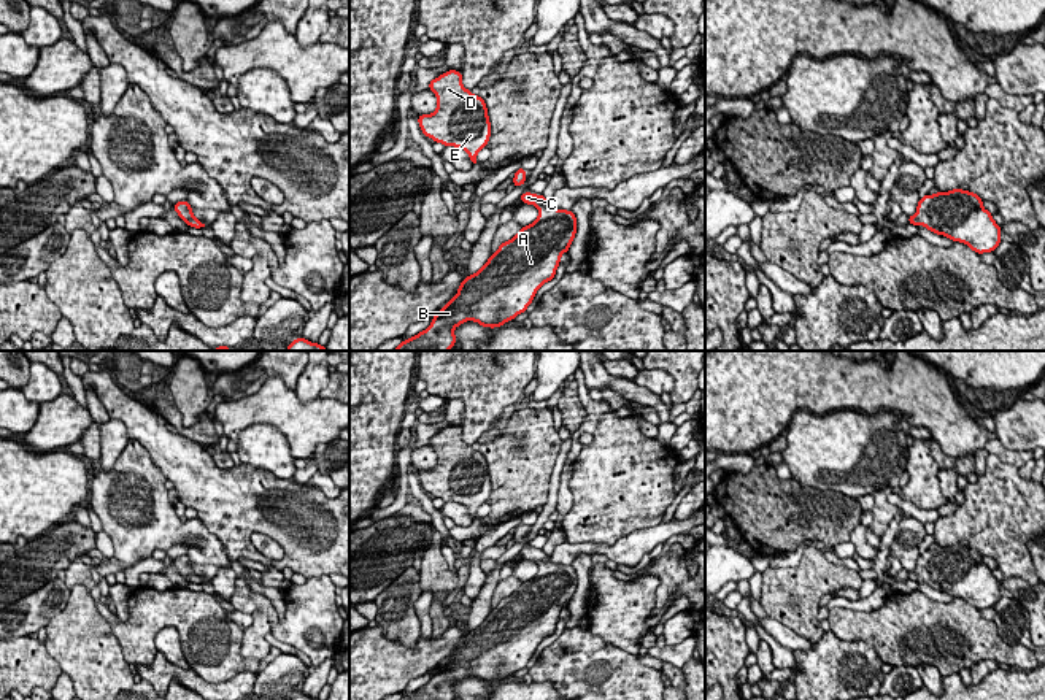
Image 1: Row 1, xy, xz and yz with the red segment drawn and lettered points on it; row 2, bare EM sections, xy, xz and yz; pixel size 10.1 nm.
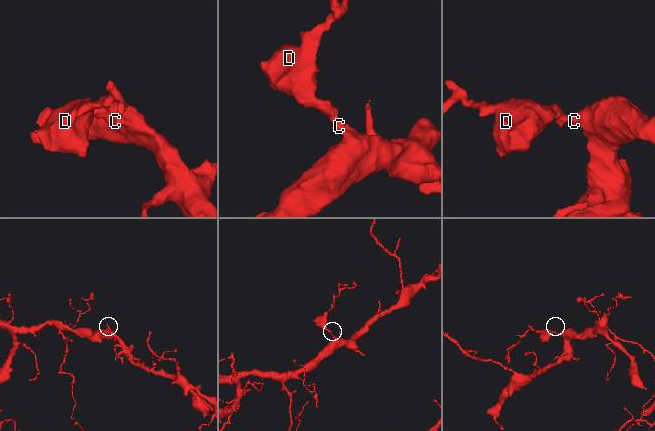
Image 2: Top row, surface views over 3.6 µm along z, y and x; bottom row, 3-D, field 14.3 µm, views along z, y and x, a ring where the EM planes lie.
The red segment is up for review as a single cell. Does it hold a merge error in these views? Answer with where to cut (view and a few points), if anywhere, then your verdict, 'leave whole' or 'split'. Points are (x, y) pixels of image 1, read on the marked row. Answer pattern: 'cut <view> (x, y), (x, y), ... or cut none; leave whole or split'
cut none; leave whole

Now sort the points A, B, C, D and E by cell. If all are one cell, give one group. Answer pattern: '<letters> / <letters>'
A B C D E

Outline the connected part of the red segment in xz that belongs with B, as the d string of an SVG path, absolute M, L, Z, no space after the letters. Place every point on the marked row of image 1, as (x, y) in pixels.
M524 192L519 200L538 210L537 219L502 243L476 273L465 276L457 294L432 317L426 330L403 340L392 351L448 351L457 343L454 329L467 321L496 329L526 313L537 290L554 278L561 256L569 252L576 235L576 216L572 210L553 208L542 194Z

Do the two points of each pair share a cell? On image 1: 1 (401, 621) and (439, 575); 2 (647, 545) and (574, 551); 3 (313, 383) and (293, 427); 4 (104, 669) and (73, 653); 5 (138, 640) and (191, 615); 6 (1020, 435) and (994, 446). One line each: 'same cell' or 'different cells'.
1: different cells
2: same cell
3: different cells
4: same cell
5: same cell
6: different cells

